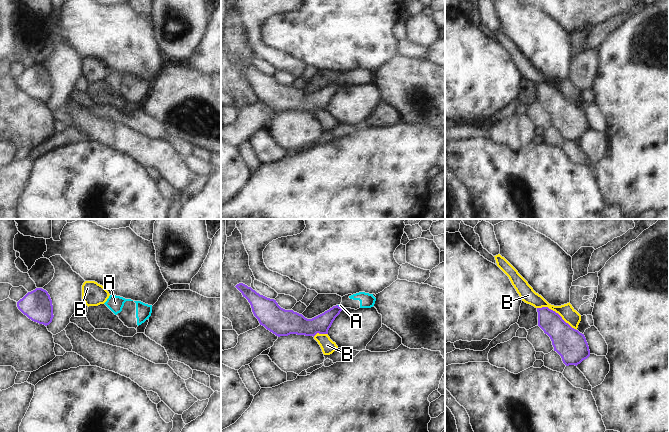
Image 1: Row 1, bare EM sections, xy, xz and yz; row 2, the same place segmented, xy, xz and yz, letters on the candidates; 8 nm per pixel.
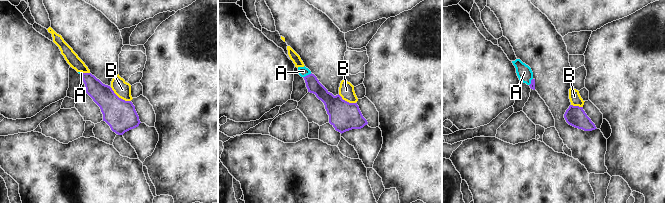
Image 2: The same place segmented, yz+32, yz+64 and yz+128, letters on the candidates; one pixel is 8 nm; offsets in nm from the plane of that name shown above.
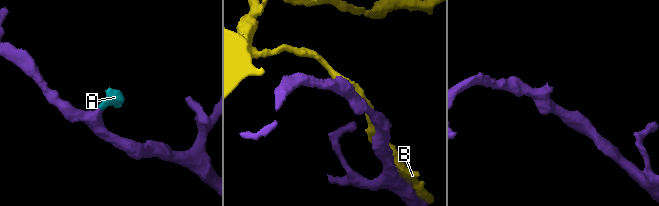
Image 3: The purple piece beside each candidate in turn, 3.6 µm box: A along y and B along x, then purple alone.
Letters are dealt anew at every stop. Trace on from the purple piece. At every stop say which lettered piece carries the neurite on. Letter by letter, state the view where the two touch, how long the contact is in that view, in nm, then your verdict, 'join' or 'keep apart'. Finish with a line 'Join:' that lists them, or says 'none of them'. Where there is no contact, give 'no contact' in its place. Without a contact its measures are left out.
A: contact in xz; length 40 nm; join
B: contact in yz; length 380 nm; keep apart
Join: A

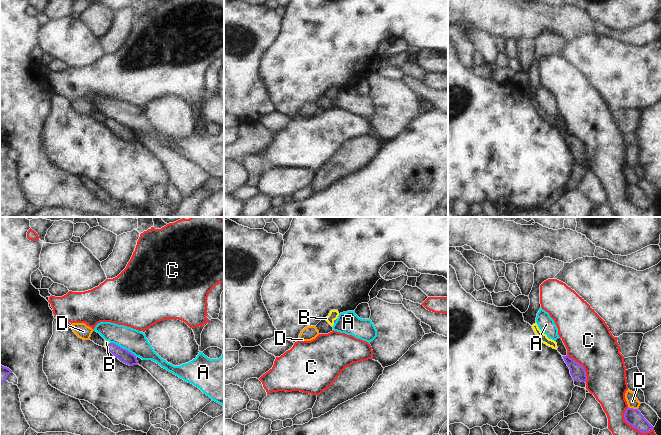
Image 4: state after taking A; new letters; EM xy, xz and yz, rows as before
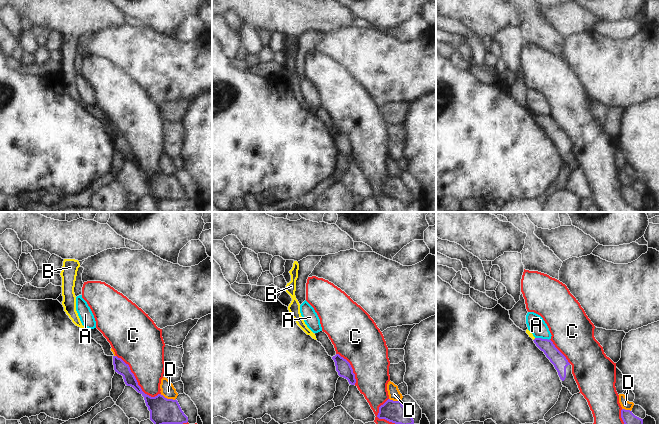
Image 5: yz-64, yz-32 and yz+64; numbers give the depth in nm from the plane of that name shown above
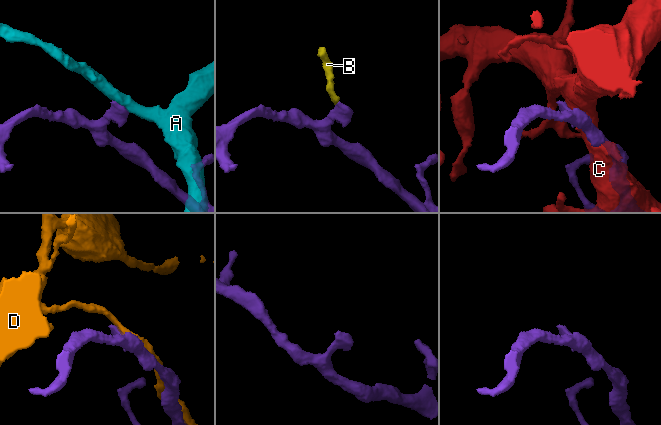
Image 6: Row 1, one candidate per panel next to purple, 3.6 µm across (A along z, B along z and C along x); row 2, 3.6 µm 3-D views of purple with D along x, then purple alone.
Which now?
A: contact in xy; length 240 nm; keep apart
B: contact in xy; length 70 nm; join
C: contact in yz; length 280 nm; keep apart
D: contact in yz; length 80 nm; keep apart
Join: B

